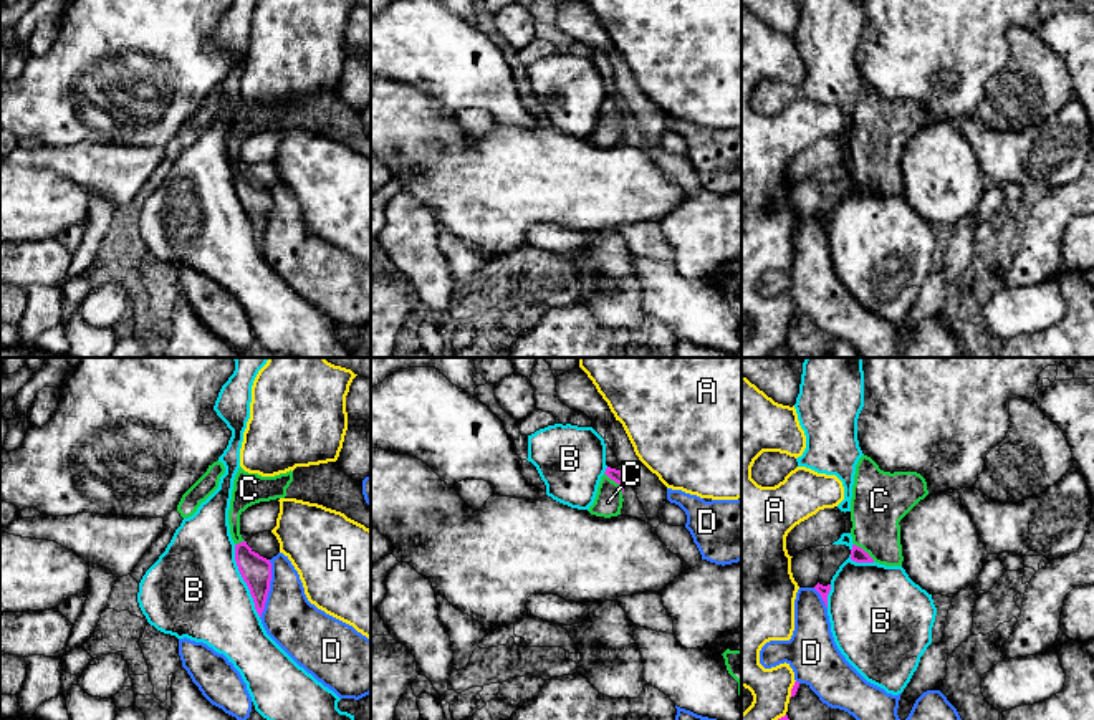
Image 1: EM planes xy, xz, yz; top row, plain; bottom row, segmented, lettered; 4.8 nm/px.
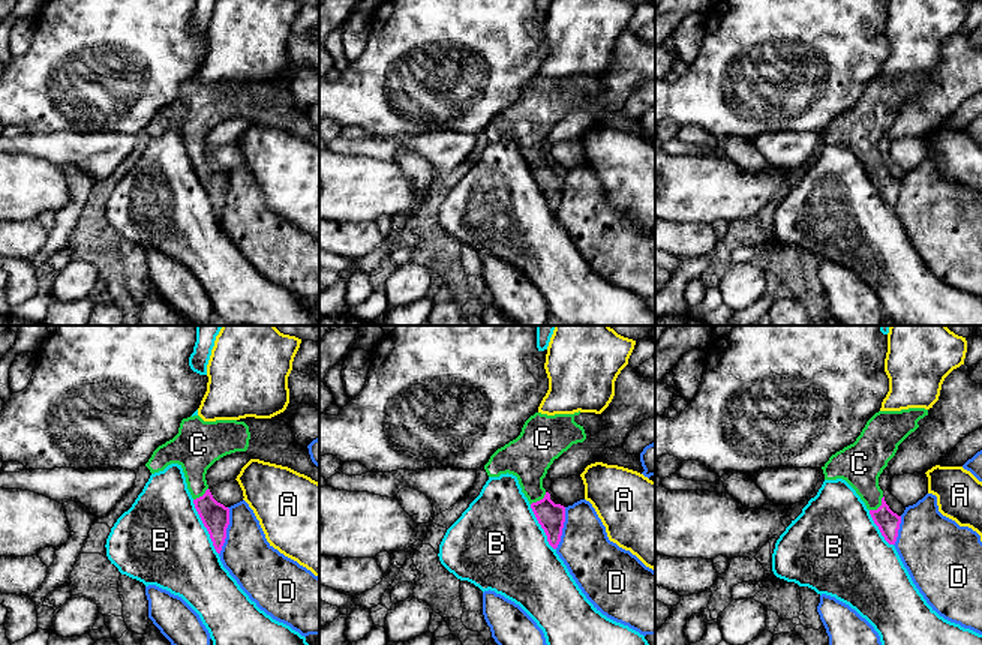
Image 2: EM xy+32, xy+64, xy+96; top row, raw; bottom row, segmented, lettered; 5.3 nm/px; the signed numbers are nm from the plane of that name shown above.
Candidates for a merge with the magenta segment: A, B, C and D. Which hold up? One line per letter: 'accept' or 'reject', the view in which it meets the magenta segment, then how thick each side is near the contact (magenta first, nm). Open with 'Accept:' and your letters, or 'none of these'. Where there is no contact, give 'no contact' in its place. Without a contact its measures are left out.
Accept: C
A: reject; contact in yz; calibres 30 and 190 nm
B: reject; contact in xy; calibres 150 and 460 nm
C: accept; contact in xz; calibres 60 and 140 nm
D: reject; contact in xy; calibres 150 and 260 nm

